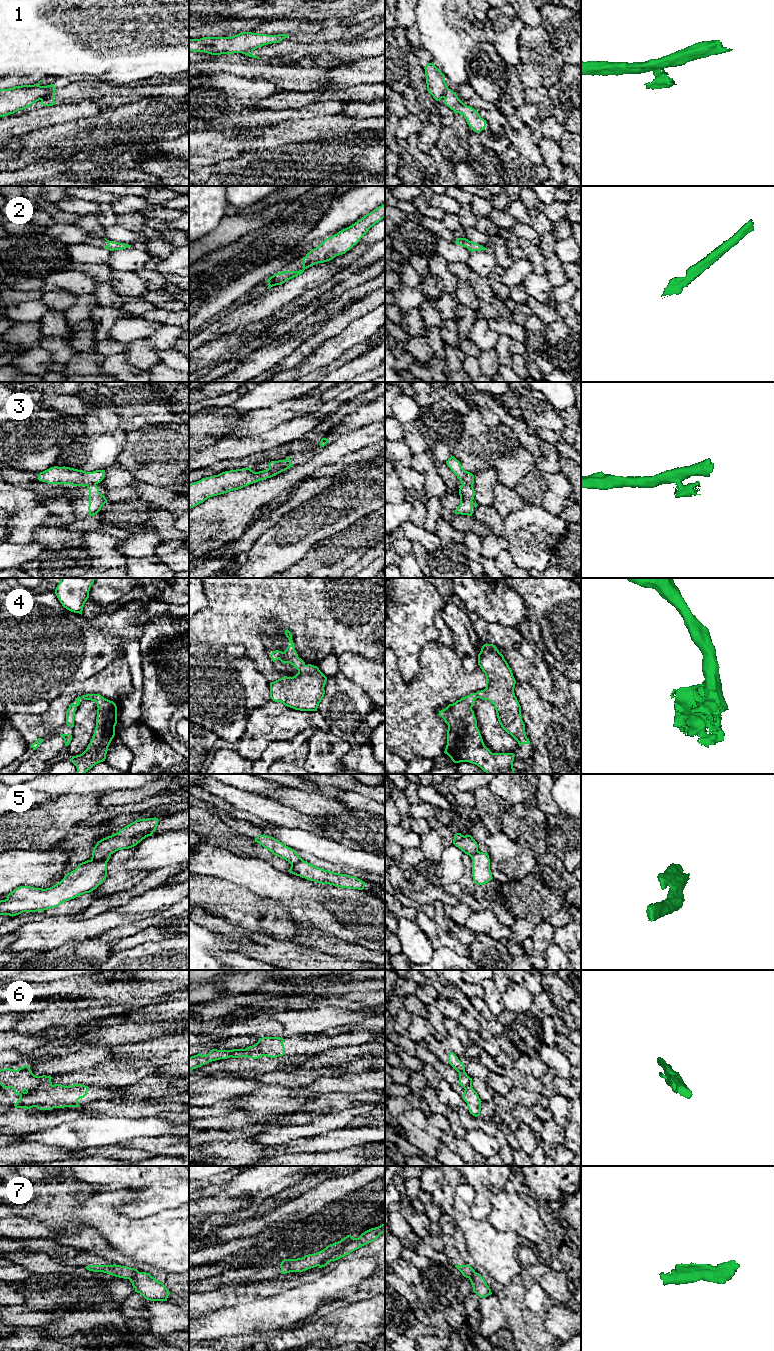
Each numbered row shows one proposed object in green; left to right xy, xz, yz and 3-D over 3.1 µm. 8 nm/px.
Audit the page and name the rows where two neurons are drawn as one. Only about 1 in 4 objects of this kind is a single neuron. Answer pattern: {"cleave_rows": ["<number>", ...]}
{"cleave_rows": ["1", "3", "5", "6", "7"]}

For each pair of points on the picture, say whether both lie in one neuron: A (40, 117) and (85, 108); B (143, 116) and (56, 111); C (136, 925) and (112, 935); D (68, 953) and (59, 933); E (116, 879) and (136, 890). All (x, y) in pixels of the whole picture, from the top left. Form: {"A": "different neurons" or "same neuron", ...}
{"A": "same neuron", "B": "different neurons", "C": "same neuron", "D": "different neurons", "E": "different neurons"}

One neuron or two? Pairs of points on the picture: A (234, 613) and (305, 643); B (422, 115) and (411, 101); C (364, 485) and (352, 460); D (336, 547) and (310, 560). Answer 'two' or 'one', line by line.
A: one
B: one
C: two
D: one

